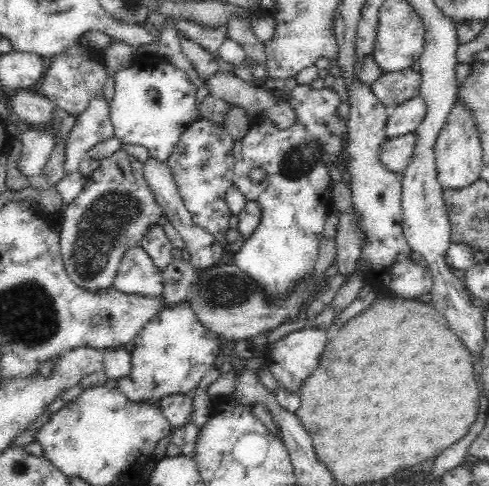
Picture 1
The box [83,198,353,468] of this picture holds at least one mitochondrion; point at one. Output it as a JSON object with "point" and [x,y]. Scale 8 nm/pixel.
{"point":[221,290]}

